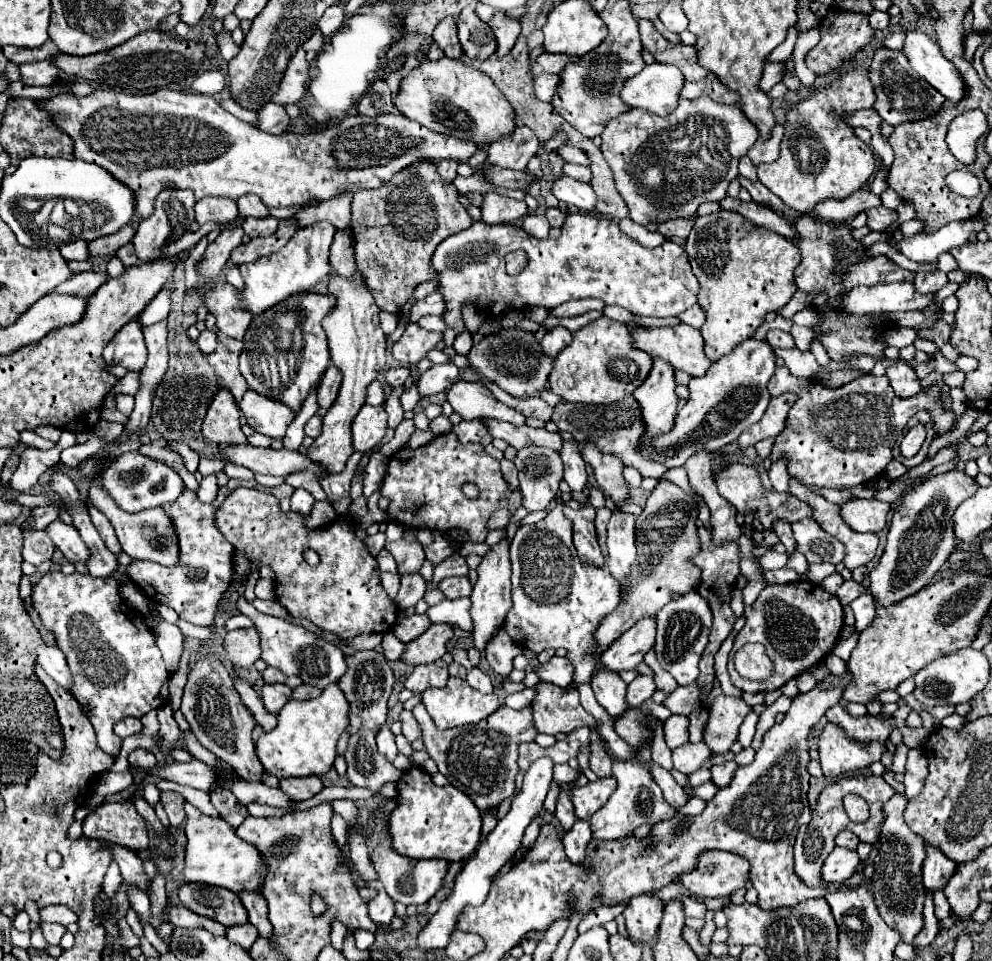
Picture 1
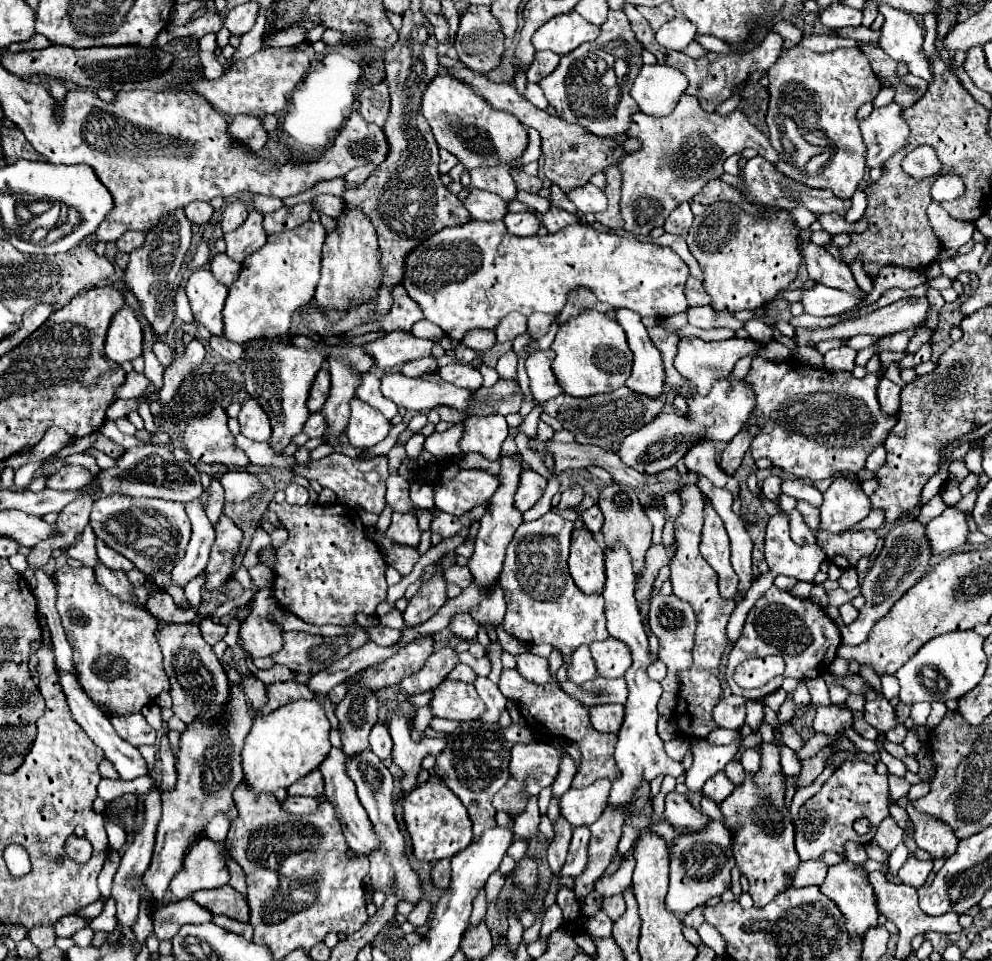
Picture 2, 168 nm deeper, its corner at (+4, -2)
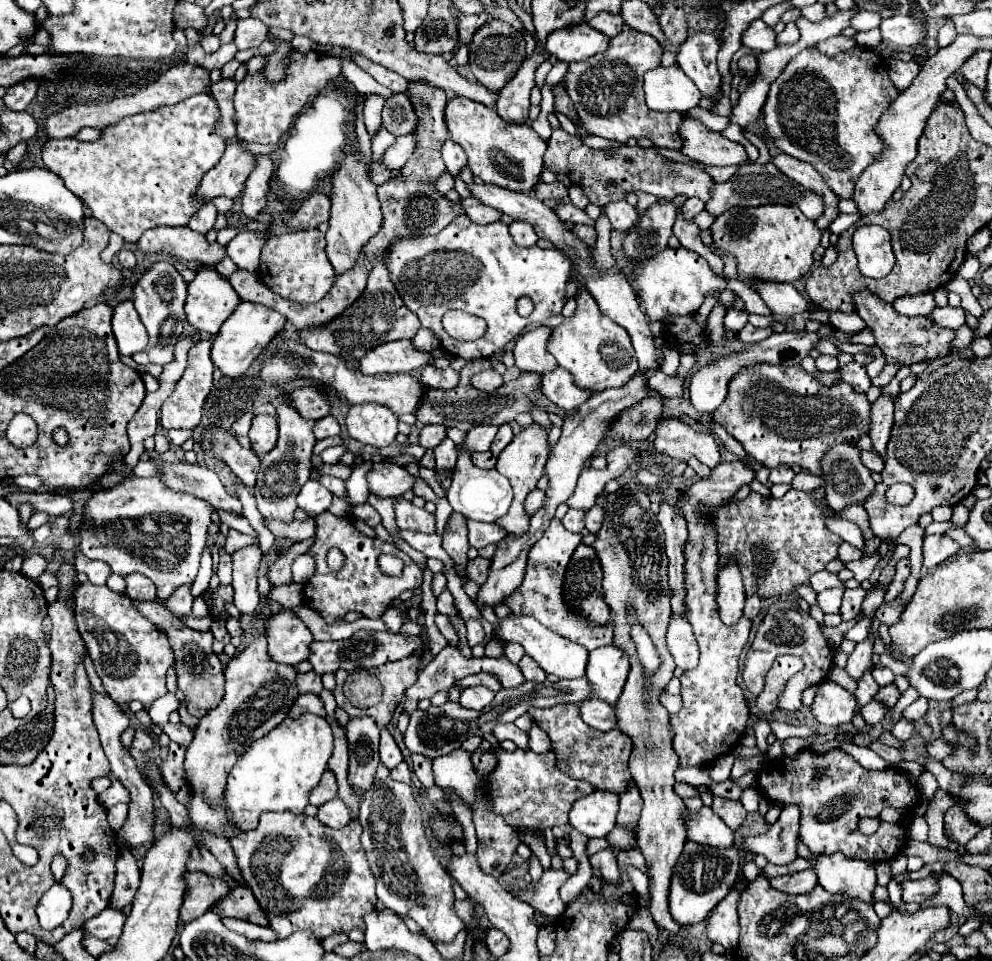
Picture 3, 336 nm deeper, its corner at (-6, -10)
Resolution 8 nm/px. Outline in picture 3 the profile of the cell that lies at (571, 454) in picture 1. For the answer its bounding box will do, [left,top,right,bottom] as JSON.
[563,509,585,533]

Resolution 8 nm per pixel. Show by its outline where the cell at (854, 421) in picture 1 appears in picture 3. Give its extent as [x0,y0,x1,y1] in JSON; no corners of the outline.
[713,363,871,475]

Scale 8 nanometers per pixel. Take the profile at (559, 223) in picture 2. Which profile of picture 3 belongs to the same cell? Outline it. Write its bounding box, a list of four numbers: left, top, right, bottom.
[573,225,597,247]

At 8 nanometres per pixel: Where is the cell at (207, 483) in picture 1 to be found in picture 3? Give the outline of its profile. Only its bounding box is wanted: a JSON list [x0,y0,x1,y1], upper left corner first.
[157,585,193,617]

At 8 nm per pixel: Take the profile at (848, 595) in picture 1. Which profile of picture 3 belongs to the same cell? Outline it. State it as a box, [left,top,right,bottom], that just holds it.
[863,585,887,619]

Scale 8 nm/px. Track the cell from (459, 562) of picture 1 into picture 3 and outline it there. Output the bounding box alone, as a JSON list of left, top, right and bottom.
[465,619,485,647]

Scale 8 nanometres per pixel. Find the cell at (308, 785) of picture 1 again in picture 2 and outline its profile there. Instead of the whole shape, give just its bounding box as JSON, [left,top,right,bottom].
[287,769,323,797]

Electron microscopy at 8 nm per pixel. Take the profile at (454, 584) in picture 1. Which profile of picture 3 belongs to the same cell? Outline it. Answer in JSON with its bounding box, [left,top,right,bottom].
[467,557,491,585]

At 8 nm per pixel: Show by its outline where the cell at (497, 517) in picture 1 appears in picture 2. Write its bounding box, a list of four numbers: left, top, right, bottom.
[514,469,547,513]

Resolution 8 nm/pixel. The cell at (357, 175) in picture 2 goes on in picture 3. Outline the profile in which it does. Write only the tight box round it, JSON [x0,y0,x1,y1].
[381,135,415,169]

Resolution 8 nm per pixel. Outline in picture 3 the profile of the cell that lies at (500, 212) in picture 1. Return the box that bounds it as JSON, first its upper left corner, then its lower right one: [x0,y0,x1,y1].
[461,197,501,225]

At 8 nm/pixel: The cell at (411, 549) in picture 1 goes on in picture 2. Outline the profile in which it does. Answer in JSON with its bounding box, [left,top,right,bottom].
[385,513,421,547]

